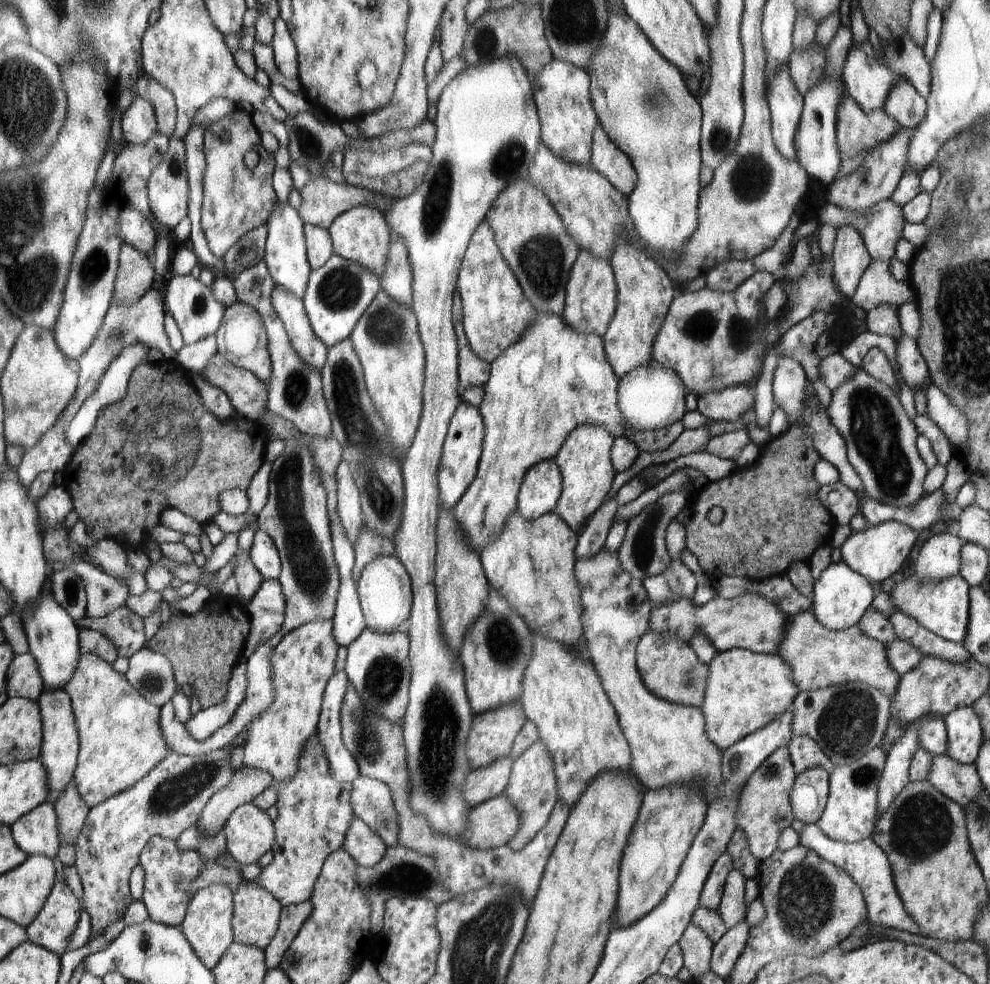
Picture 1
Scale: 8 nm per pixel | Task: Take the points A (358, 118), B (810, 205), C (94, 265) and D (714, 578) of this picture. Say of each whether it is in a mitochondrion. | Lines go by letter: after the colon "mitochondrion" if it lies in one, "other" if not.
A: other
B: other
C: mitochondrion
D: other

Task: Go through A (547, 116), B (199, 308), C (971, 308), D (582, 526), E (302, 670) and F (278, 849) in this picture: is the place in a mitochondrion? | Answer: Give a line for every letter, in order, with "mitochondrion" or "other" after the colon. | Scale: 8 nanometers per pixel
A: other
B: mitochondrion
C: mitochondrion
D: other
E: other
F: other

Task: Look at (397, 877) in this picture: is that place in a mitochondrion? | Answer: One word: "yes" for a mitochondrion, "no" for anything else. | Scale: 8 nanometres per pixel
yes

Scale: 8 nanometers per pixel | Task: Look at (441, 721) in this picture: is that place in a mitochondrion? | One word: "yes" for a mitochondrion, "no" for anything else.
yes

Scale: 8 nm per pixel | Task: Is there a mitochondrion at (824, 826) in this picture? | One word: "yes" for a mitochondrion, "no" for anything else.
no

